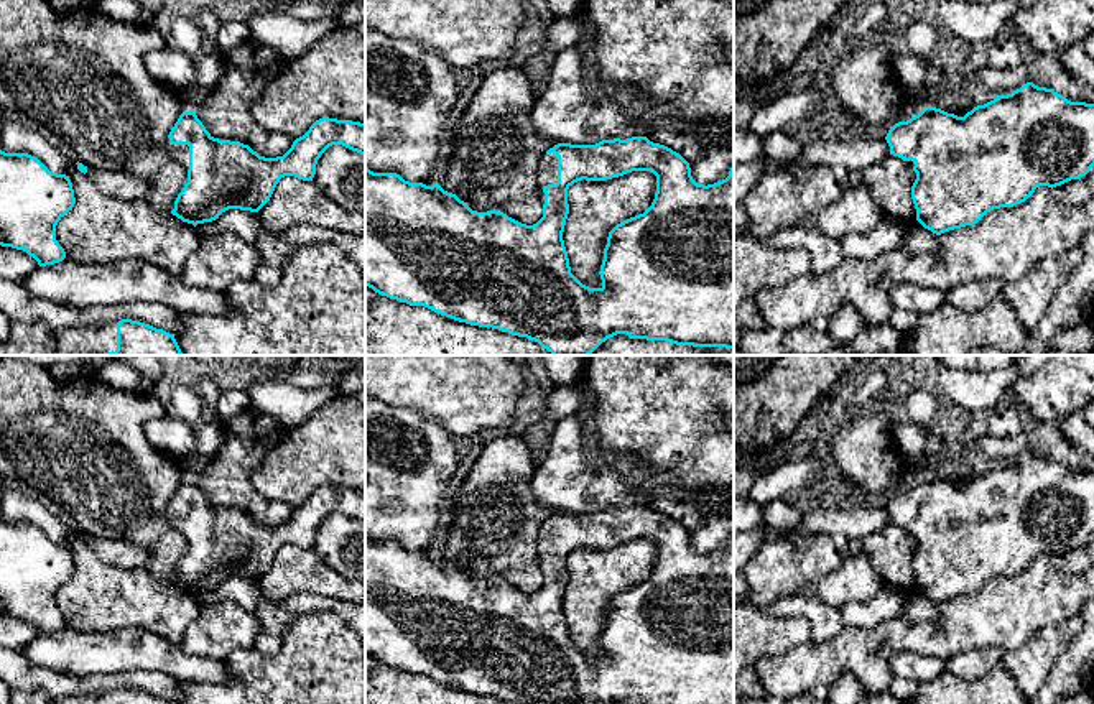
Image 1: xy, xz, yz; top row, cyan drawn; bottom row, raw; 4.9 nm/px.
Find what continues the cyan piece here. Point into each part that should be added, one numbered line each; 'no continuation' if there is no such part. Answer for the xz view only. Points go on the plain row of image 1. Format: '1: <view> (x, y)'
1: xz (548, 533)

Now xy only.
1: xy (176, 520)

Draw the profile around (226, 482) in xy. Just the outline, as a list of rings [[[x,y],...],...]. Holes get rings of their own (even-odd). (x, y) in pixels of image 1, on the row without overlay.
[[[250,406],[225,419],[222,429],[224,442],[196,477],[197,487],[214,507],[240,510],[265,526],[283,525],[294,508],[260,495],[250,477],[290,428]]]

